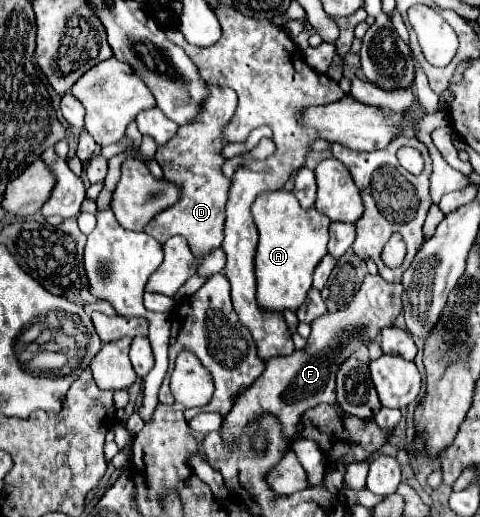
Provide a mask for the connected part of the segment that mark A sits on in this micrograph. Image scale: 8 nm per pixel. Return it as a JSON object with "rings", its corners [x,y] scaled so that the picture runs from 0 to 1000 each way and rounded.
{"rings":[[[604,369],[542,373],[525,397],[525,416],[542,451],[533,482],[533,578],[550,598],[617,602],[650,555],[650,524],[679,493],[688,424],[654,400],[629,404]]]}

